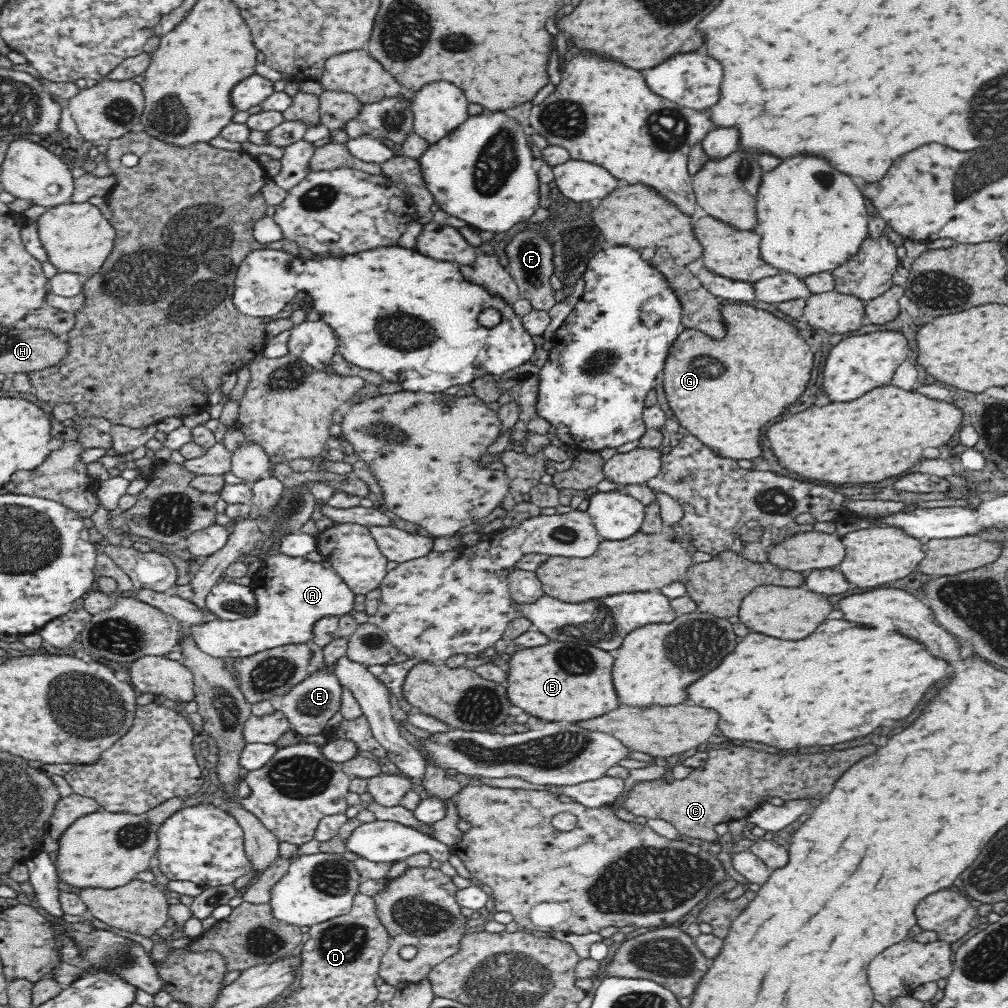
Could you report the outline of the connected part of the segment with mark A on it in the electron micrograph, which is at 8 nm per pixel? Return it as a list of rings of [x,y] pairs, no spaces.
[[[282,553],[272,555],[251,577],[249,586],[256,599],[256,610],[246,619],[229,621],[227,623],[218,618],[208,620],[202,624],[191,625],[191,637],[202,652],[214,658],[236,659],[244,658],[262,651],[269,651],[276,647],[289,644],[312,644],[314,640],[313,626],[324,617],[348,614],[353,610],[355,594],[350,587],[331,568],[324,568],[320,562],[313,562],[306,557],[292,557]]]

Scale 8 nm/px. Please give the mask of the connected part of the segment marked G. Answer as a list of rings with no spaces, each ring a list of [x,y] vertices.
[[[751,304],[724,305],[720,313],[726,325],[726,338],[714,342],[702,331],[685,328],[678,334],[666,356],[662,385],[674,418],[688,434],[696,436],[717,456],[750,460],[761,456],[762,428],[800,398],[808,386],[810,372],[816,368],[816,362],[801,332],[772,313]]]

